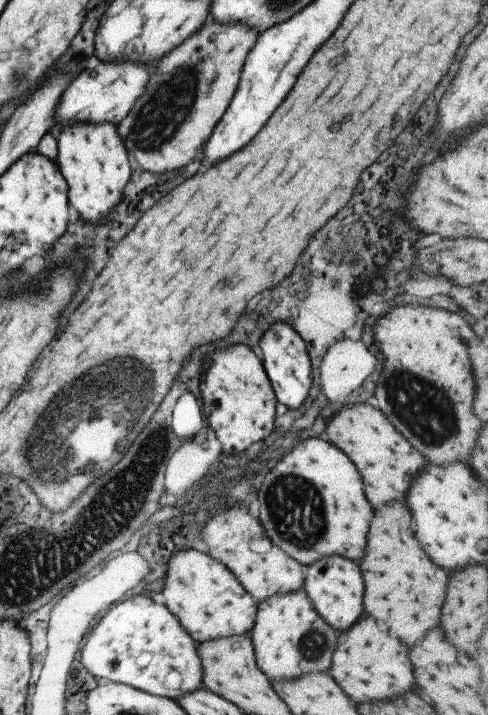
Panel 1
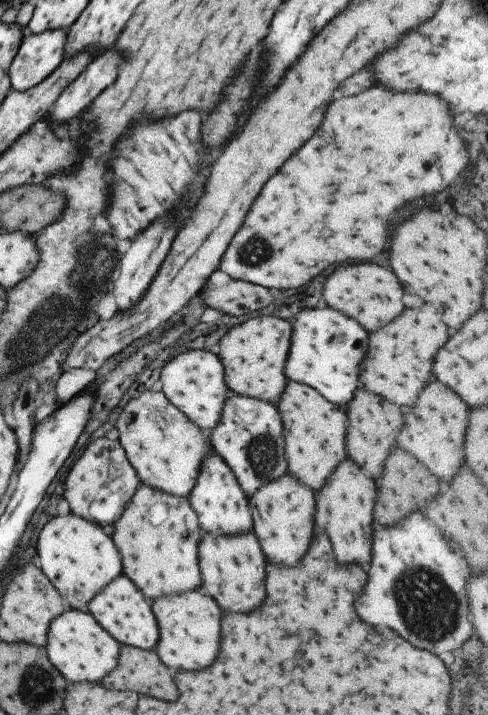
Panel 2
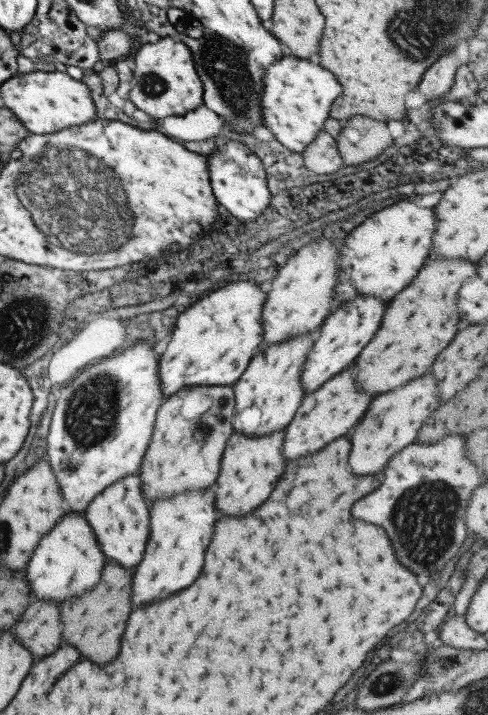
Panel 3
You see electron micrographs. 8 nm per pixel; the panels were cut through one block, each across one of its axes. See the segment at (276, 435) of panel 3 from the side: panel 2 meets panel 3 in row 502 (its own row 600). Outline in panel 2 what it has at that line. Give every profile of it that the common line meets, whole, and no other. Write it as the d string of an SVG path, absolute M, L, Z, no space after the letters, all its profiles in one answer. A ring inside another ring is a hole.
M253 530L241 535L226 536L203 532L199 544L201 586L204 586L206 594L210 594L222 606L222 610L250 612L266 598L264 566L266 558L260 550L260 543Z

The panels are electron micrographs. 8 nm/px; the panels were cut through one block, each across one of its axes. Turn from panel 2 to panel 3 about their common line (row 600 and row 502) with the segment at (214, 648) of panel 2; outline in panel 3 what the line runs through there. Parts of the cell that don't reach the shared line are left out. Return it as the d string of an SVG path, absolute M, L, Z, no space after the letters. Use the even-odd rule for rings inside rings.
M212 488L184 491L167 499L155 500L150 507L150 538L132 576L132 602L136 608L148 600L162 600L188 588L200 576L204 550L212 540L214 524L218 520Z

